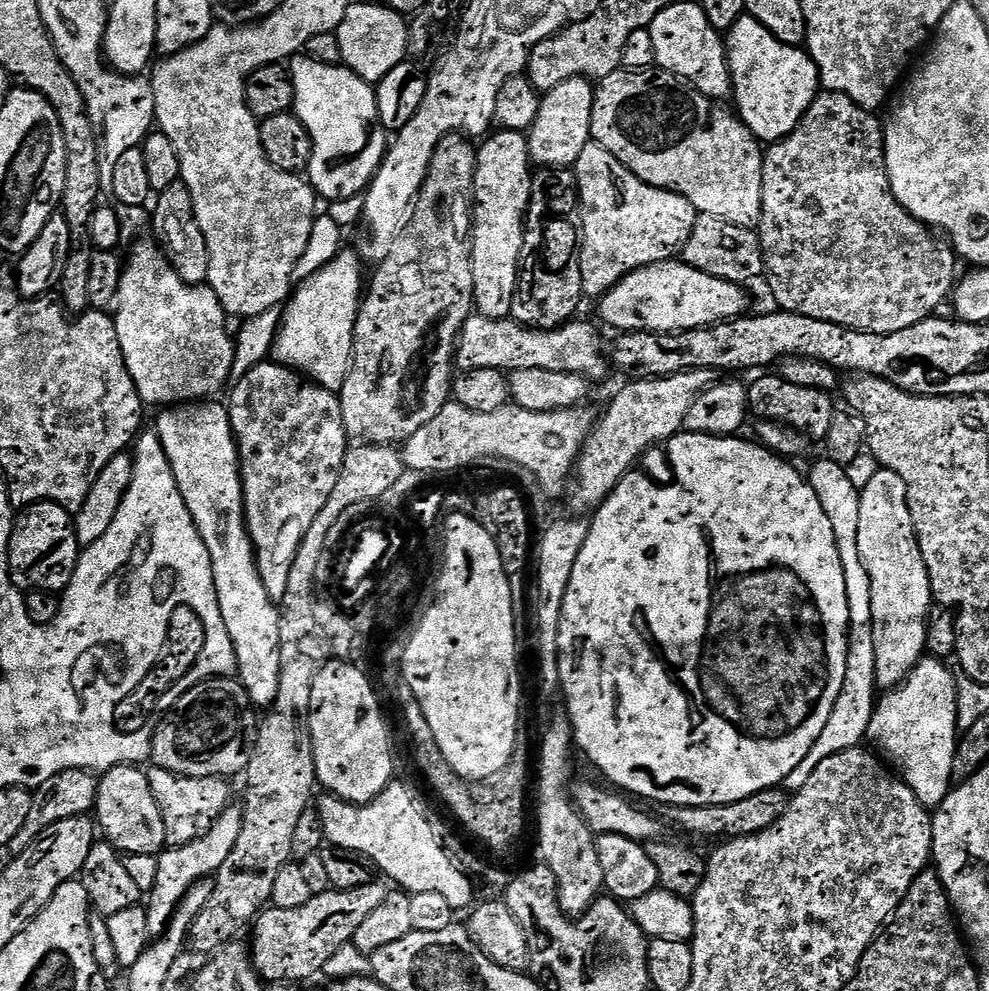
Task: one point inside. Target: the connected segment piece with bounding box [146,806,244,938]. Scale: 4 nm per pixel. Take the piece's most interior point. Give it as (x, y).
(179, 869)

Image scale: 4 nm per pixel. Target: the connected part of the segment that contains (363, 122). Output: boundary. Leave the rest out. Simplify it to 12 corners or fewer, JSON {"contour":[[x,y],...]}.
{"contour":[[291,61],[306,179],[359,197],[390,143],[376,90],[347,66]]}

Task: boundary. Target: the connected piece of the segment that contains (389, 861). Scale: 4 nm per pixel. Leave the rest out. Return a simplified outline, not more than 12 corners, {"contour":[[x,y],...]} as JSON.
{"contour":[[406,785],[351,804],[324,794],[331,847],[366,854],[409,894],[473,907],[448,856]]}

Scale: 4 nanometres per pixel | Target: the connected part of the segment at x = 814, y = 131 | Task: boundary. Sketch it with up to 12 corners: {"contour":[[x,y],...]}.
{"contour":[[821,91],[764,153],[775,307],[885,336],[958,257],[894,198],[884,126]]}

